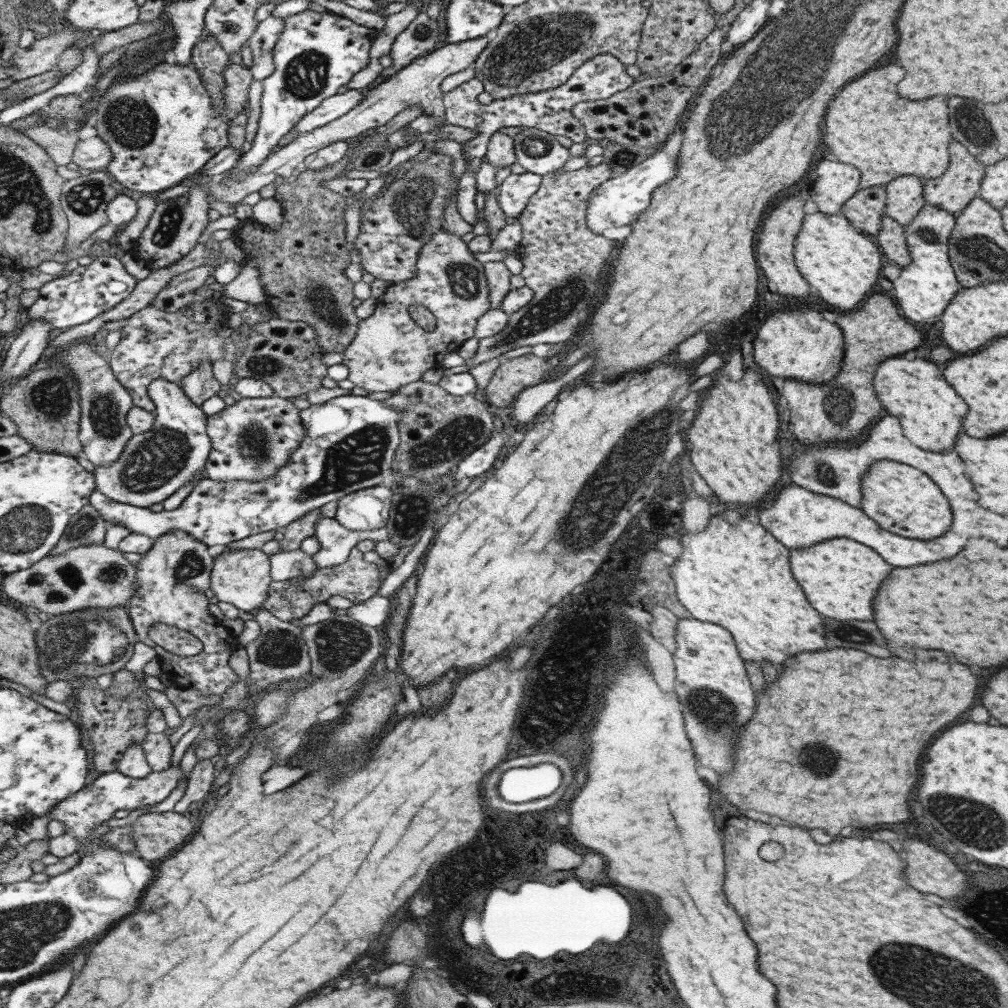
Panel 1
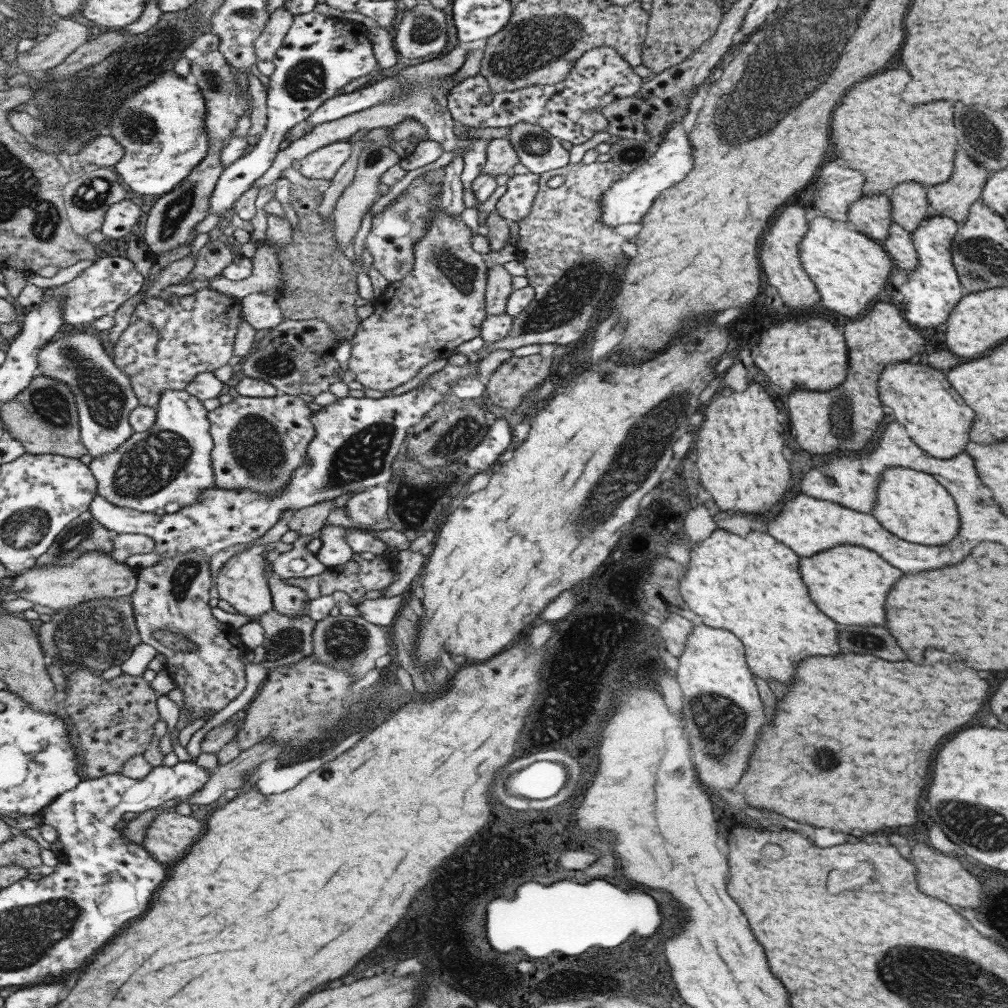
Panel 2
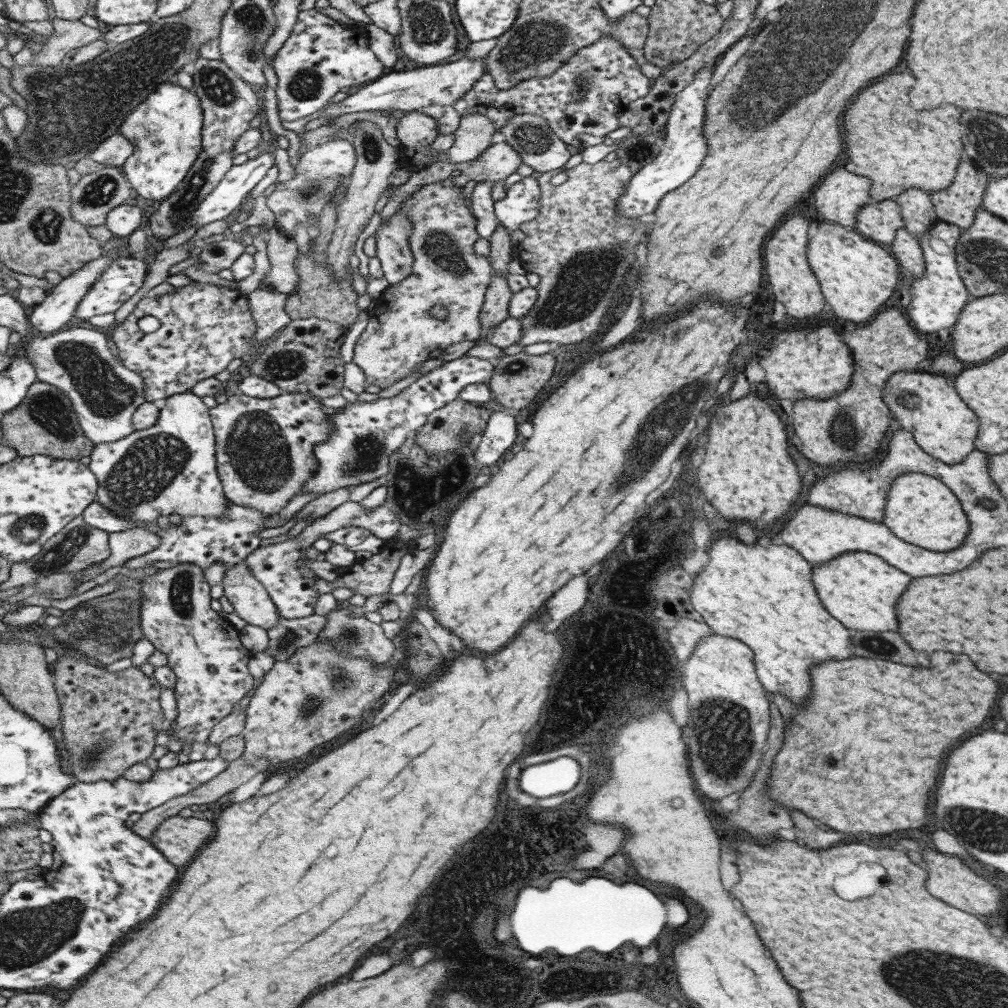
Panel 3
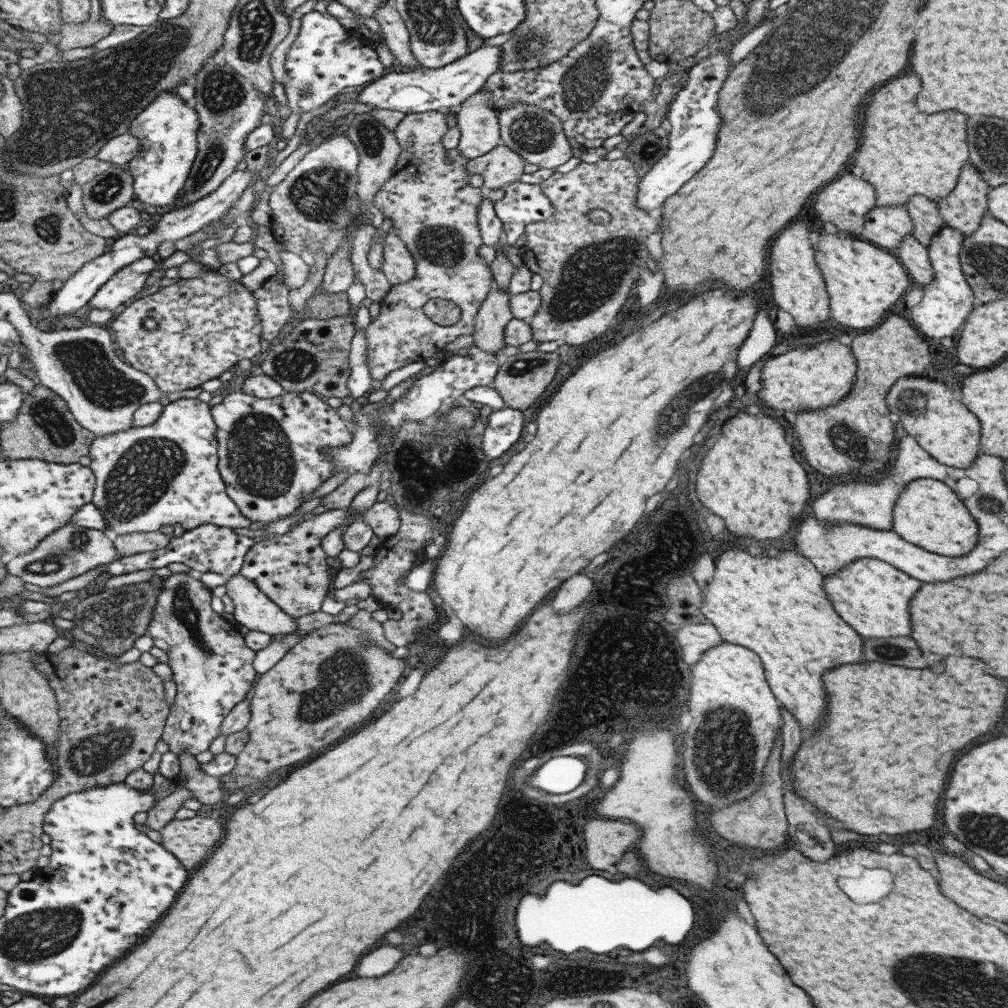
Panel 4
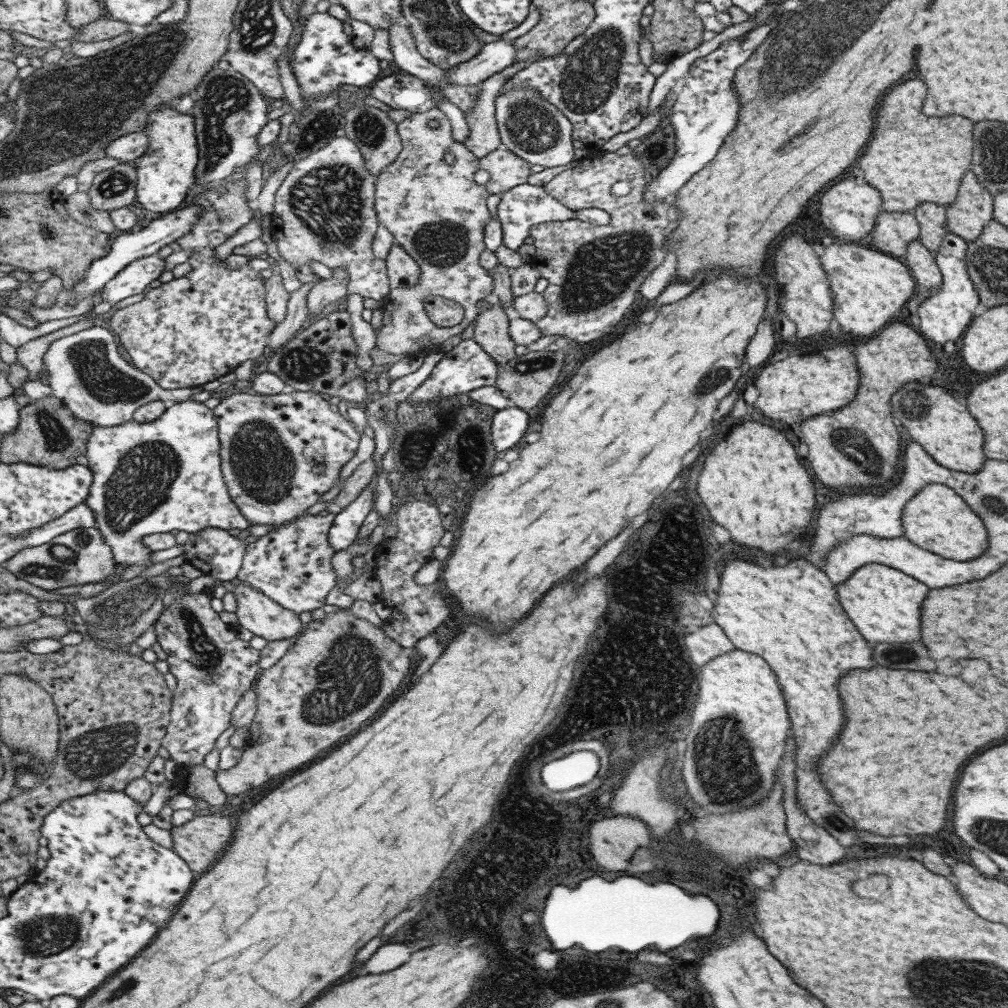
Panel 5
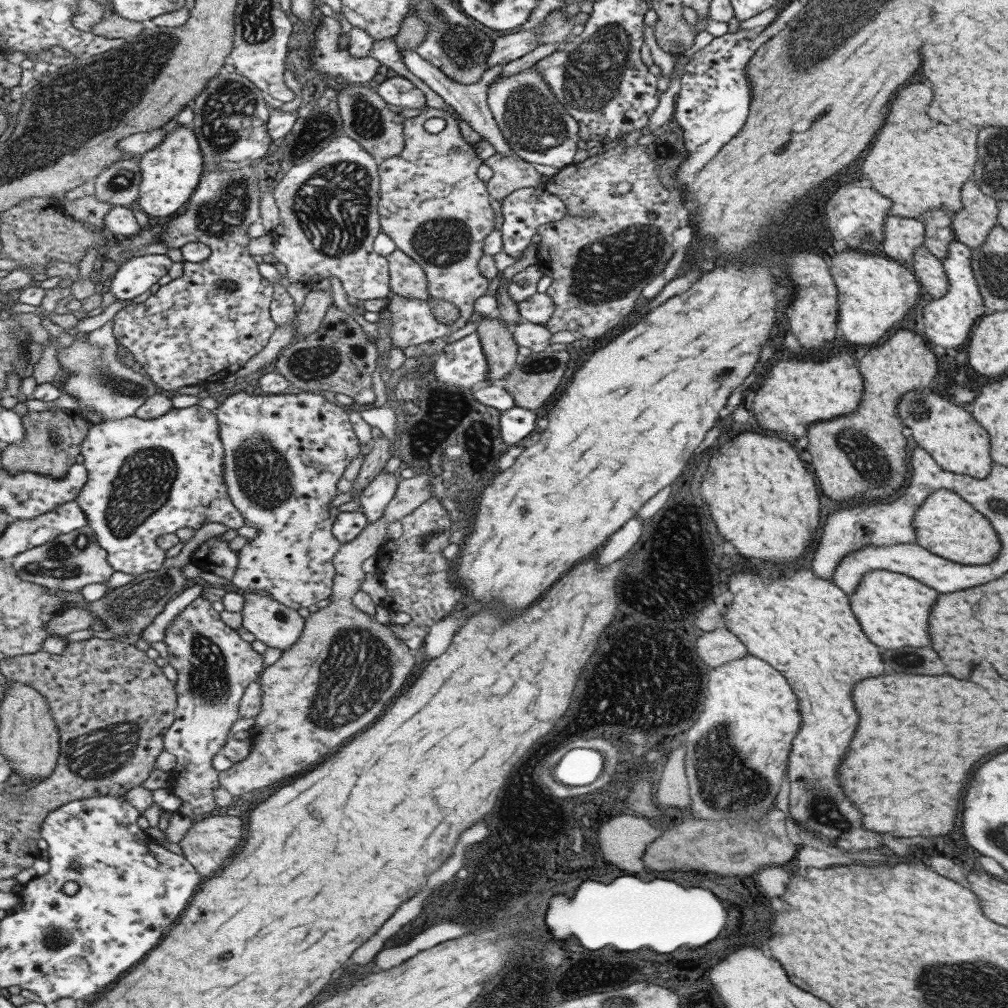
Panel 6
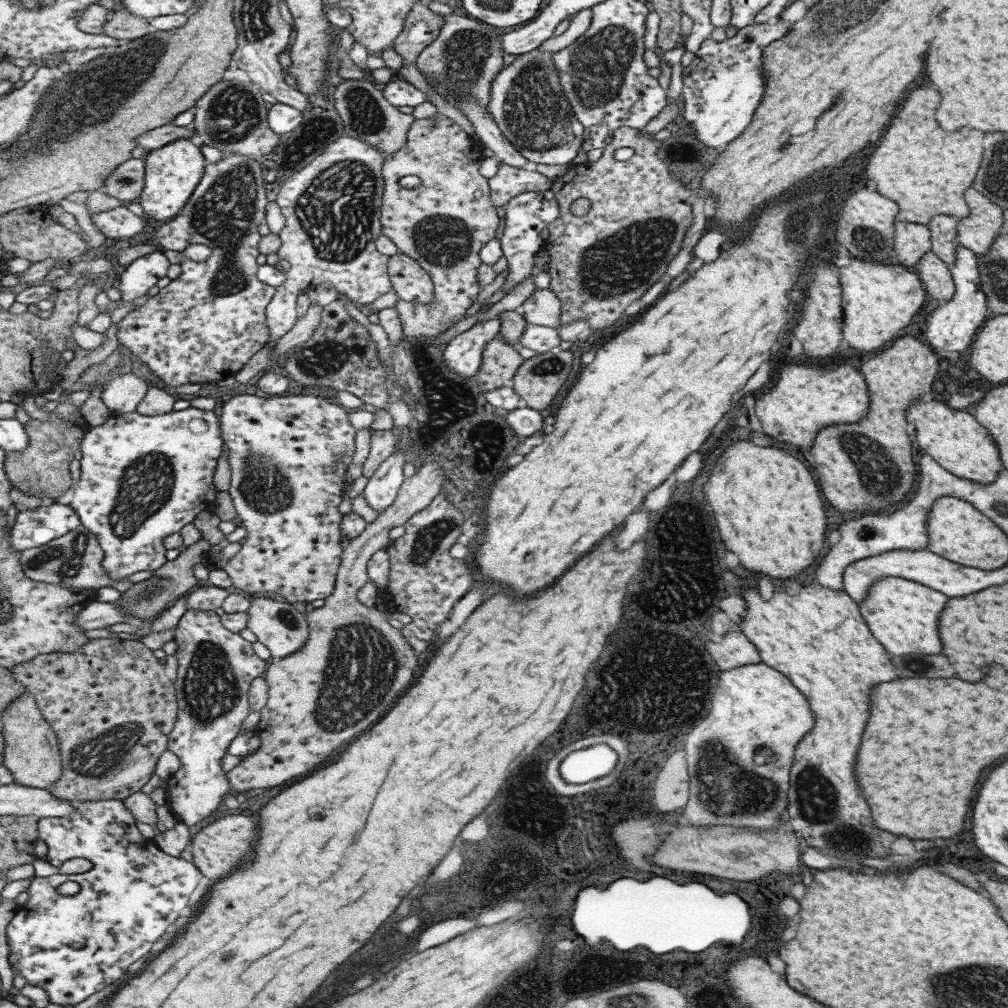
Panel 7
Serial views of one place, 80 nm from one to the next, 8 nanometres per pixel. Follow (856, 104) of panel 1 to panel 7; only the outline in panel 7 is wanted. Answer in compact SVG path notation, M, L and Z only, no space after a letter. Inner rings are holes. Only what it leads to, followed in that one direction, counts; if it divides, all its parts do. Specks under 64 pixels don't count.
M915 88L911 90L905 98L903 104L899 106L897 114L891 118L891 126L887 128L887 134L895 134L895 138L899 140L879 140L879 144L873 148L869 162L865 166L865 174L869 180L875 182L873 188L876 193L891 200L897 205L898 213L897 222L909 222L913 224L927 225L929 220L936 216L949 216L957 218L965 218L969 216L969 207L965 205L964 193L972 183L979 168L979 160L981 160L981 132L977 130L969 130L969 128L961 128L955 132L943 132L935 118L933 118L933 110L939 104L939 94L935 90L929 88Z

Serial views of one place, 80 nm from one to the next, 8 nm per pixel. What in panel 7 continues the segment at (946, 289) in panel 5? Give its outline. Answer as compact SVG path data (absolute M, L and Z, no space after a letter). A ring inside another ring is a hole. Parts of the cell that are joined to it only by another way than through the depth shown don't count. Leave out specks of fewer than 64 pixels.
M957 245L956 258L949 265L954 291L948 301L940 302L925 317L925 340L936 352L967 352L973 337L985 319L990 315L985 295L981 292L977 256L964 246Z

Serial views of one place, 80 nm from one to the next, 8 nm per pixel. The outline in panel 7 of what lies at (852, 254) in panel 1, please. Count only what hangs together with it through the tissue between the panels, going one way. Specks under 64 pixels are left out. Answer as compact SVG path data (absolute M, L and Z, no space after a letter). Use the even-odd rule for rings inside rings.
M849 258L849 264L837 268L841 290L844 344L861 350L875 352L893 342L913 320L913 314L921 308L925 298L924 287L913 269L901 264L881 264Z

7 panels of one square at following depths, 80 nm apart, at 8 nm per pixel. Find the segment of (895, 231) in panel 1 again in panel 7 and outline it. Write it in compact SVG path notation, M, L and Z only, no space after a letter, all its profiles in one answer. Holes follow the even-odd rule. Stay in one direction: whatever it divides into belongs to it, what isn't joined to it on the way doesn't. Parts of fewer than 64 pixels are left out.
M925 252L913 269L920 278L924 291L939 302L948 301L954 291L948 267L931 252Z

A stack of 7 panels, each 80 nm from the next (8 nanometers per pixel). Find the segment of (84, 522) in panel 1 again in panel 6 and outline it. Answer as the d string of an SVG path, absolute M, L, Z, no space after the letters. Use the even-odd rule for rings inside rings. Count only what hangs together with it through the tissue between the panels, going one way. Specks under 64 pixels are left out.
M91 525L58 536L43 546L18 554L11 560L11 564L16 574L19 574L23 580L60 592L77 591L89 584L109 582L109 578L115 574L115 569L108 559L108 550L101 546Z

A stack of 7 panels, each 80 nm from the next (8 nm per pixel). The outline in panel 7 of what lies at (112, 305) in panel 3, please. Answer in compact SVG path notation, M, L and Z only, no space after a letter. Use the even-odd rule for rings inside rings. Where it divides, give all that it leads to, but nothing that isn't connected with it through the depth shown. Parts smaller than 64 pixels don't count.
M155 250L133 261L122 272L116 286L122 292L122 300L131 302L145 296L157 284L157 280L168 277L171 266L162 250Z

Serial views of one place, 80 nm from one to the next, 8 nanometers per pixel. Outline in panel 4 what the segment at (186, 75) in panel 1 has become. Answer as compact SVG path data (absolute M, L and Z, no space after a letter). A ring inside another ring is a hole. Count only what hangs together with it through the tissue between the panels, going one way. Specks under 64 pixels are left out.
M175 91L162 92L132 122L129 132L141 140L139 154L128 163L134 176L138 200L153 207L175 206L175 198L192 172L199 156L200 114L194 101L185 101Z

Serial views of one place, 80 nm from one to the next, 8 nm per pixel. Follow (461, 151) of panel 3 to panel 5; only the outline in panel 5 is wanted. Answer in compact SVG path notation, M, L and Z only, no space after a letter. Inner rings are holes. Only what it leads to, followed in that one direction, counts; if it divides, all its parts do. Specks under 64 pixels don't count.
M524 60L513 62L481 83L472 107L468 113L464 114L469 135L462 142L462 145L475 158L480 159L492 150L501 147L499 131L494 117L494 100L498 95L500 86L515 72L525 68L527 64L528 62Z

